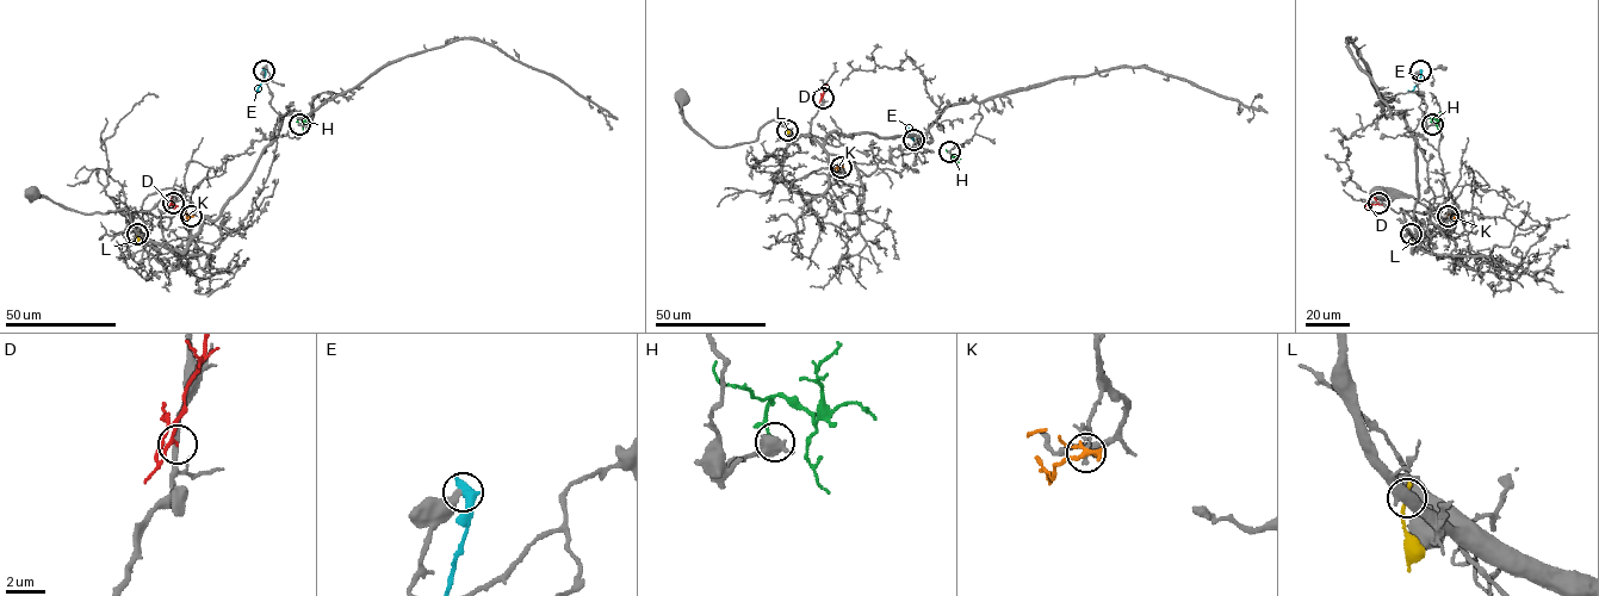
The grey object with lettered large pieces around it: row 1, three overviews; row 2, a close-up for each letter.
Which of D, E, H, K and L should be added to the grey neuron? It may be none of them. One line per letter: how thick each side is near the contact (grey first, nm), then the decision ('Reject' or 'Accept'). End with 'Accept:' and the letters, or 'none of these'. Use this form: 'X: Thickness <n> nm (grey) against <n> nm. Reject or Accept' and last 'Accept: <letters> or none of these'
D: Thickness 240 nm (grey) against 140 nm. Reject
E: Thickness 400 nm (grey) against 600 nm. Reject
H: Thickness 800 nm (grey) against 140 nm. Reject
K: Thickness 220 nm (grey) against 260 nm. Reject
L: Thickness 500 nm (grey) against 240 nm. Reject
Accept: none of these

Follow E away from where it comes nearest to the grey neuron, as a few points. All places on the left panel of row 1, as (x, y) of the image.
E: (264, 70), (258, 91)

